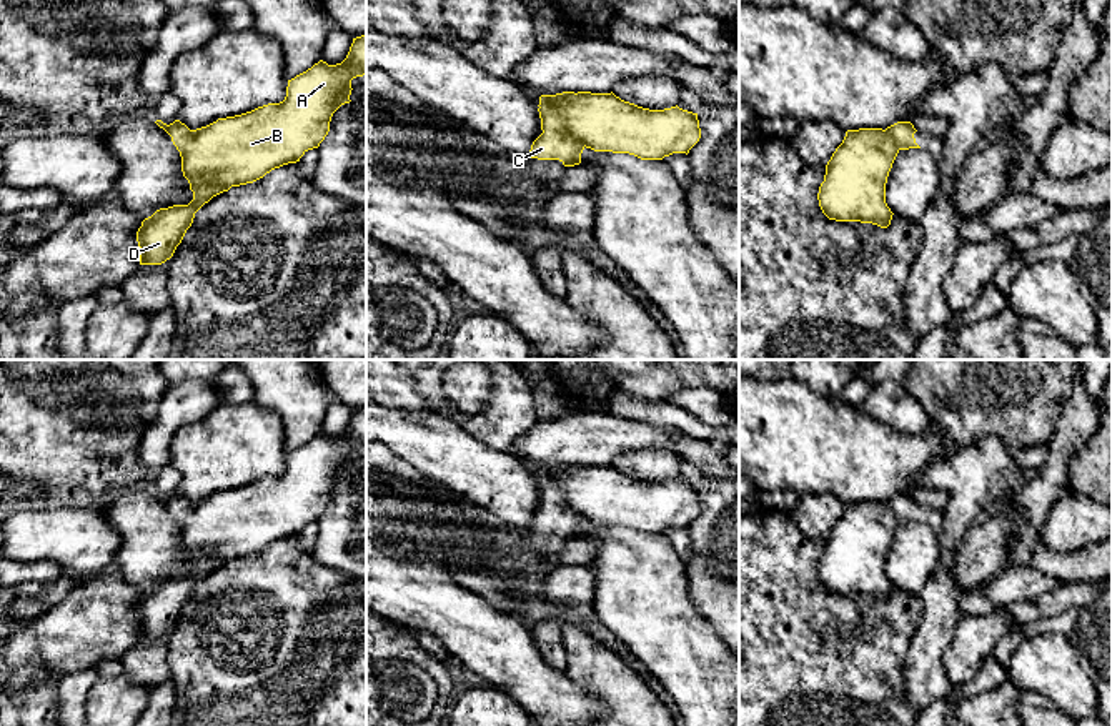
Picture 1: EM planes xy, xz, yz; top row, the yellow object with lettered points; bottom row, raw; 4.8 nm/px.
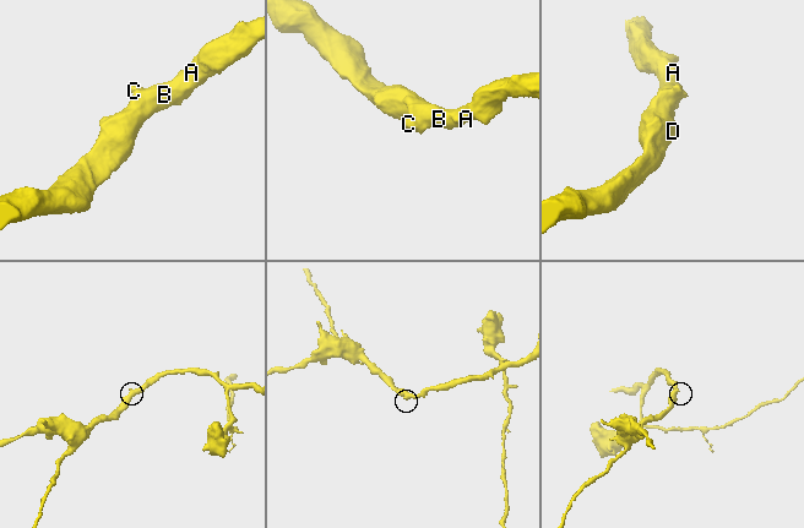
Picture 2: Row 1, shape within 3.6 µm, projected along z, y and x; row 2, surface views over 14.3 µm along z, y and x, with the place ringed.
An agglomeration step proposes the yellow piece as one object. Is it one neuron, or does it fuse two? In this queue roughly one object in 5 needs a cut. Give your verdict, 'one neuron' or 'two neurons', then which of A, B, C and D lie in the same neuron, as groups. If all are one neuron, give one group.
one neuron; groups A B C D

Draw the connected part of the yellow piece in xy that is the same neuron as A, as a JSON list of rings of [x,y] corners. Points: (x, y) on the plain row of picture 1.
[[[366,408],[353,411],[350,425],[341,436],[328,438],[320,433],[306,445],[288,453],[286,470],[280,476],[268,476],[251,485],[218,491],[216,495],[190,503],[180,493],[166,498],[155,496],[170,510],[181,530],[181,544],[190,556],[193,573],[188,578],[173,578],[156,583],[141,594],[137,604],[140,638],[161,638],[170,633],[191,599],[195,586],[213,569],[231,559],[253,556],[275,541],[296,536],[320,516],[330,505],[333,486],[350,476],[351,453],[366,448]]]

